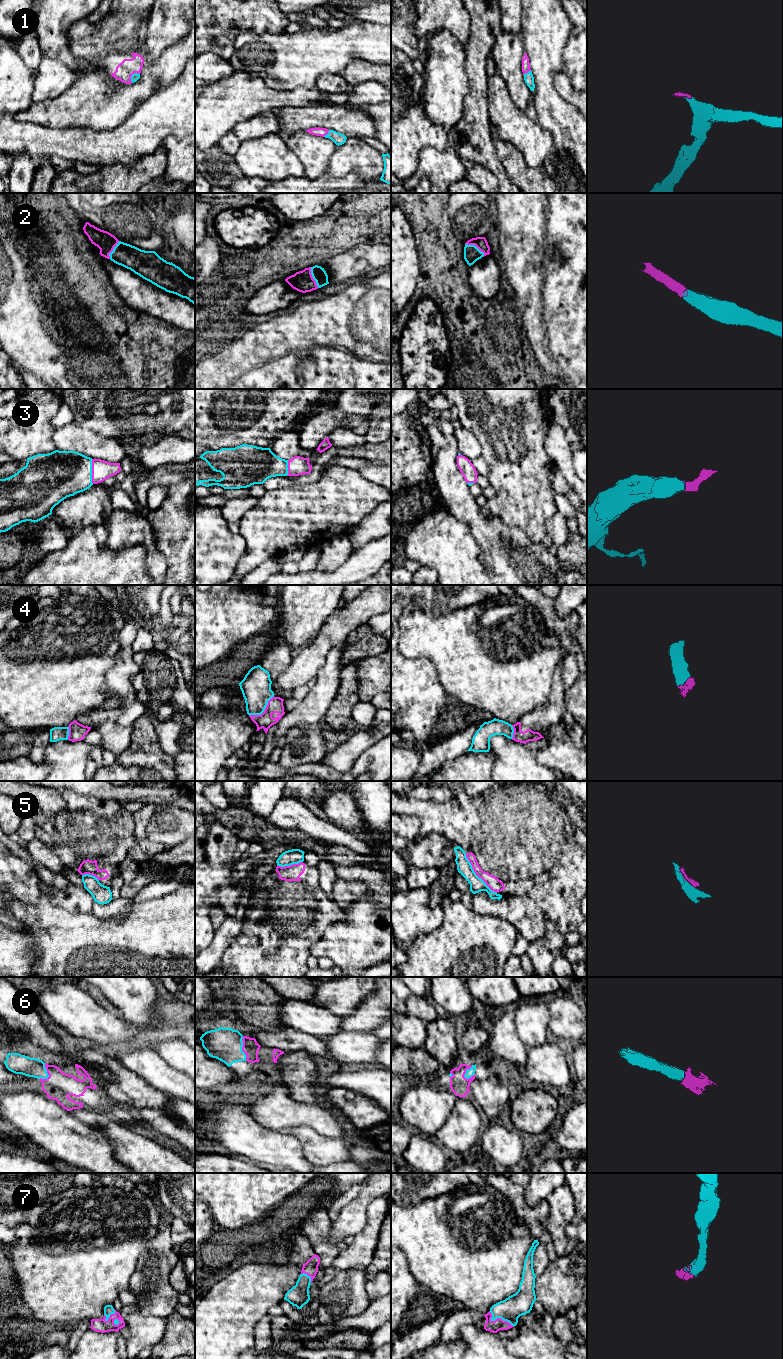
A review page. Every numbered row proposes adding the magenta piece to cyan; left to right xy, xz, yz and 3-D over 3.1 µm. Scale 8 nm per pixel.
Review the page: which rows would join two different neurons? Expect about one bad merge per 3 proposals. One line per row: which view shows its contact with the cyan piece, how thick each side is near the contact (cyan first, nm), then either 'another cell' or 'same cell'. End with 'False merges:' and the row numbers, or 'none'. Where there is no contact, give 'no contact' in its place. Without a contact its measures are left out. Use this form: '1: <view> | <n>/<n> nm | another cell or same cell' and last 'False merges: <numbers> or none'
1: xy | 60/140 nm | same cell
2: yz | 130/100 nm | same cell
3: xy | 380/160 nm | same cell
4: xz | 240/130 nm | same cell
5: yz | 120/110 nm | another cell
6: xz | 280/130 nm | same cell
7: yz | 190/100 nm | same cell
False merges: 5

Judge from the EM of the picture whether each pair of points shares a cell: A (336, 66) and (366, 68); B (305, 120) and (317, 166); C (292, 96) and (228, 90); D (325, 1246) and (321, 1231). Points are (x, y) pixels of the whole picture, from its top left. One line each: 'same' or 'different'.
A: different
B: different
C: same
D: same

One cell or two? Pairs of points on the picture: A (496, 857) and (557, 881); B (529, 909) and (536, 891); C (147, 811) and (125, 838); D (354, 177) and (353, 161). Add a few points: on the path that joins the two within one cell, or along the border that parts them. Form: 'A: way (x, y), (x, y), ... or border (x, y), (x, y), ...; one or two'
A: way (511, 857), (523, 857), (542, 876); one
B: border (510, 894), (530, 896), (543, 910); two
C: border (132, 814), (135, 836); two
D: border (331, 175), (342, 177), (355, 170), (372, 180); two

